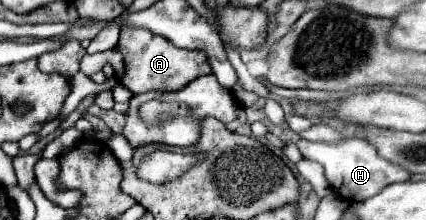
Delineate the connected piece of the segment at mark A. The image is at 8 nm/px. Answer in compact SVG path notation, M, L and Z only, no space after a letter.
M123 27L119 43L113 49L93 55L85 54L81 59L81 71L89 77L101 71L105 63L113 67L117 81L125 85L133 95L141 95L147 91L179 91L199 75L211 73L203 51L177 49L161 35L151 35L151 31L143 27Z

